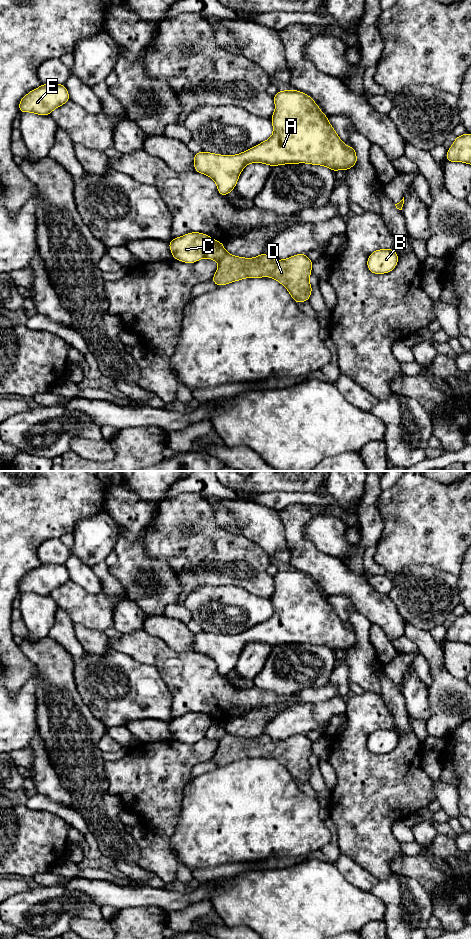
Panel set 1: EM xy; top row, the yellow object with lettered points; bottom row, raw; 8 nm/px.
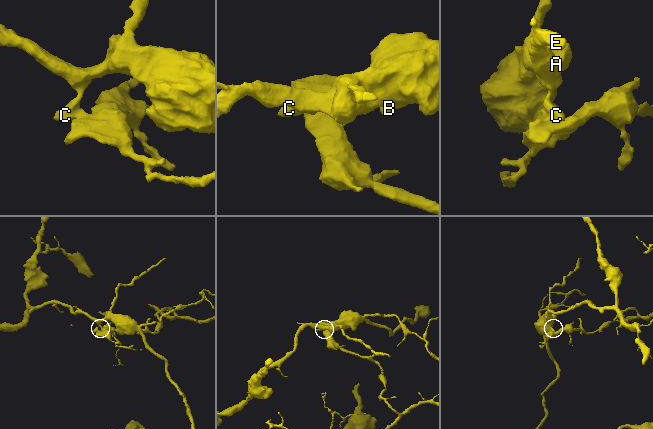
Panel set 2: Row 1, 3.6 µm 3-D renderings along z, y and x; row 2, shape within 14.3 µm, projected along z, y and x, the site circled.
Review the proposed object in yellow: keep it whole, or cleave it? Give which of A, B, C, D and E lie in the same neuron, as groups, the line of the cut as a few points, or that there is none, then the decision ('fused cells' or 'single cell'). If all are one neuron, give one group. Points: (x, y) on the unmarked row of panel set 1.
A B C E / D | xy (213, 720), (205, 736) | fused cells

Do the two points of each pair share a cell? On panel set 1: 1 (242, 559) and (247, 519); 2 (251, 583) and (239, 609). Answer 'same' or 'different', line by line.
1: different
2: different

